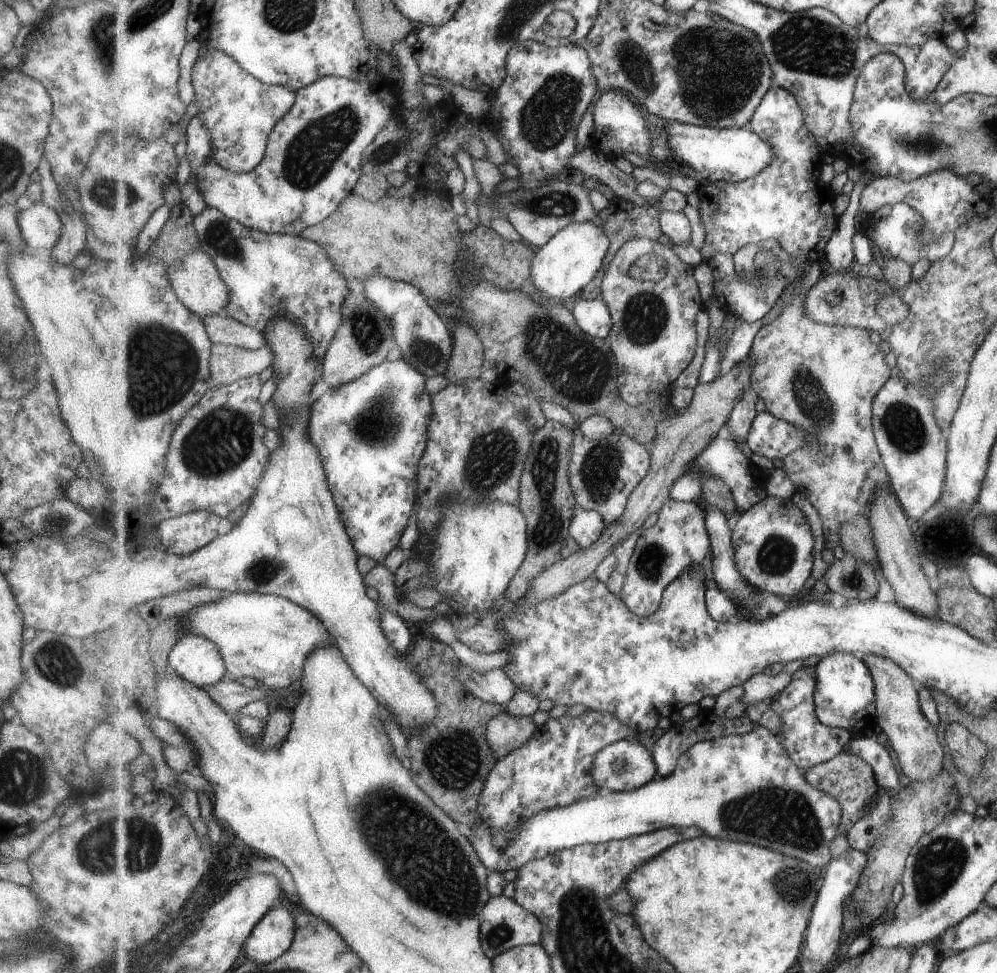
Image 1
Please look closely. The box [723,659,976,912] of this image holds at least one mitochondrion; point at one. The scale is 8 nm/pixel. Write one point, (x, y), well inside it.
(941, 862)

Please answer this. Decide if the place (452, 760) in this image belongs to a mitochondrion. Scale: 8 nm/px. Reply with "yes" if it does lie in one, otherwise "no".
yes

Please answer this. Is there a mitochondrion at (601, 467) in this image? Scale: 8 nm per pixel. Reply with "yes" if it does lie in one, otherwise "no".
yes

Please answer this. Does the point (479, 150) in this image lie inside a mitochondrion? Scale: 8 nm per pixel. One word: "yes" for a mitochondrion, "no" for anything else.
no

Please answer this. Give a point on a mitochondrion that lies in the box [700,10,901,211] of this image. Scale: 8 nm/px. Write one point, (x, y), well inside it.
(808, 46)

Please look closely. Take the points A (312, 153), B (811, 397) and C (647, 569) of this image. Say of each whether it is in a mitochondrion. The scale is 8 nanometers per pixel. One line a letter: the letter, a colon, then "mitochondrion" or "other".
A: mitochondrion
B: mitochondrion
C: mitochondrion

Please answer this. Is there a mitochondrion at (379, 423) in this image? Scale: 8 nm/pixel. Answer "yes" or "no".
yes

